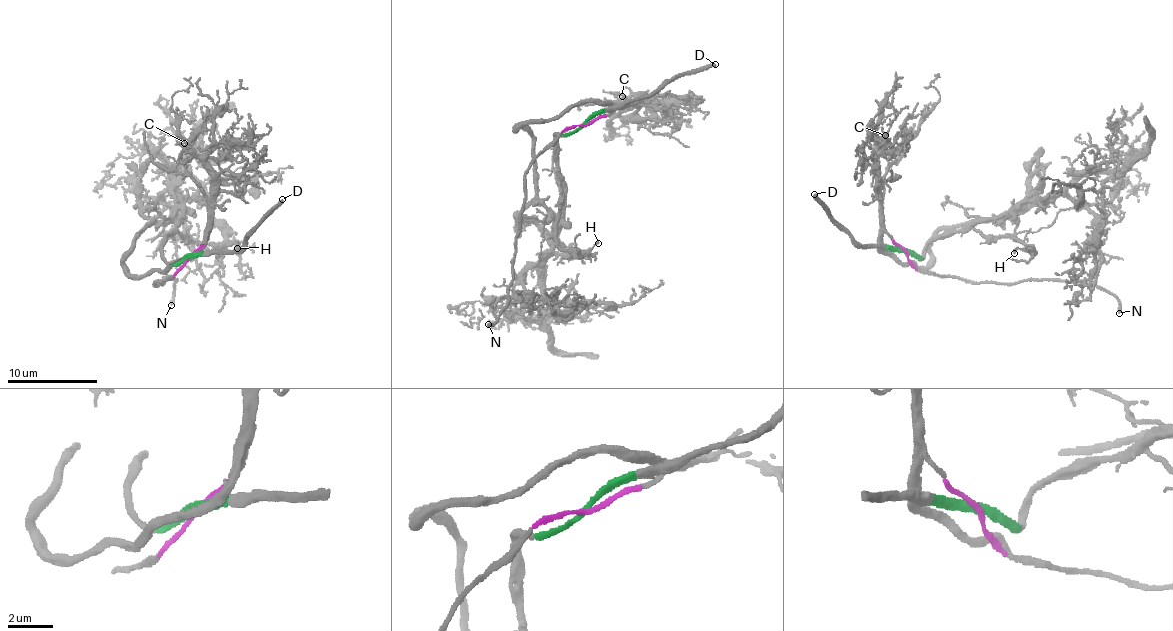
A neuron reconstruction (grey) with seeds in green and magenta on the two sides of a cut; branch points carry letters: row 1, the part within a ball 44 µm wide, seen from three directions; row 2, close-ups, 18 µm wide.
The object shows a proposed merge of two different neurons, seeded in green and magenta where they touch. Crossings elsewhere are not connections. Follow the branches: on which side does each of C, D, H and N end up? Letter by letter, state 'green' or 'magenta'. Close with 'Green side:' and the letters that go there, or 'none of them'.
C: magenta
D: green
H: green
N: magenta
Green side: D, H

